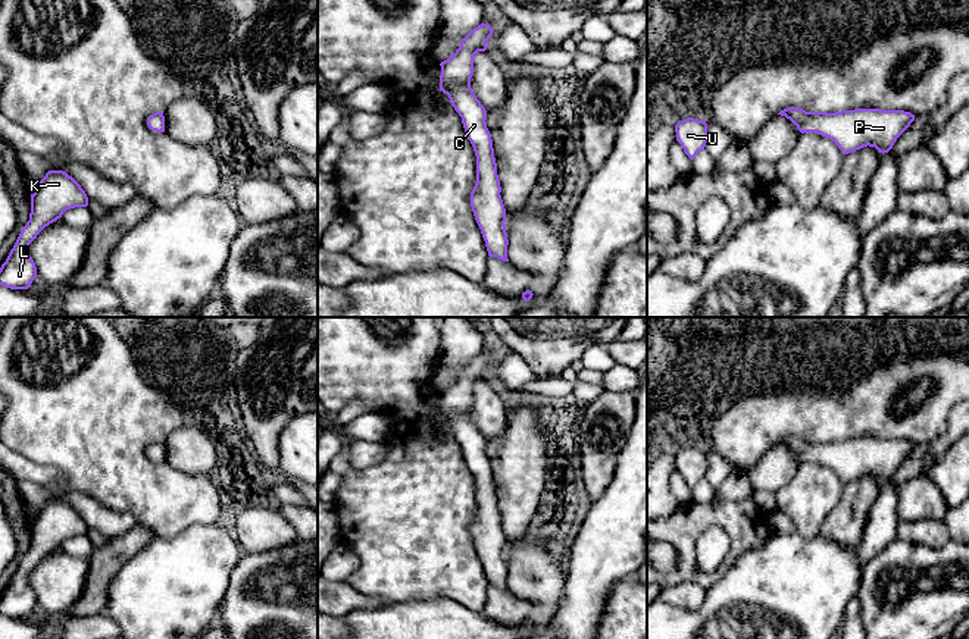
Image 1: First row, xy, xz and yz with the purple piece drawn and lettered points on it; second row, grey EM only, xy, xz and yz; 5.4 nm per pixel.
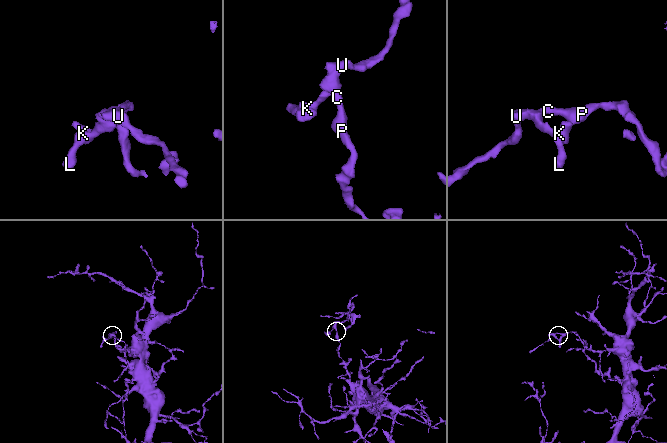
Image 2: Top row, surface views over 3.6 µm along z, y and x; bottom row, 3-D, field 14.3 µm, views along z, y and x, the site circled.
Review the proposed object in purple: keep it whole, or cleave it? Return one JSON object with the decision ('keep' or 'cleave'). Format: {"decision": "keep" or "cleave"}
{"decision": "keep"}

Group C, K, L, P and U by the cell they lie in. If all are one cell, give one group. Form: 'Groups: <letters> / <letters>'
Groups: C K L P U

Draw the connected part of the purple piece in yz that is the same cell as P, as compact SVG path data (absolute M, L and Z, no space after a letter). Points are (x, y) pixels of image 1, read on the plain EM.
M787 436L778 444L790 448L801 463L818 461L832 469L843 483L868 474L875 476L882 483L888 482L915 450L915 444L910 441L881 438L826 442Z

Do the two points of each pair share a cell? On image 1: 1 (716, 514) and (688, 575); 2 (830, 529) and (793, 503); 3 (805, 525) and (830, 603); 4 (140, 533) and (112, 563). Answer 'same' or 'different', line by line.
1: same
2: different
3: different
4: same

